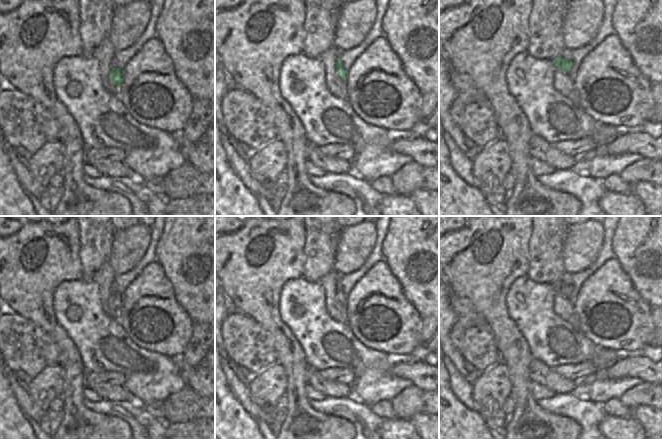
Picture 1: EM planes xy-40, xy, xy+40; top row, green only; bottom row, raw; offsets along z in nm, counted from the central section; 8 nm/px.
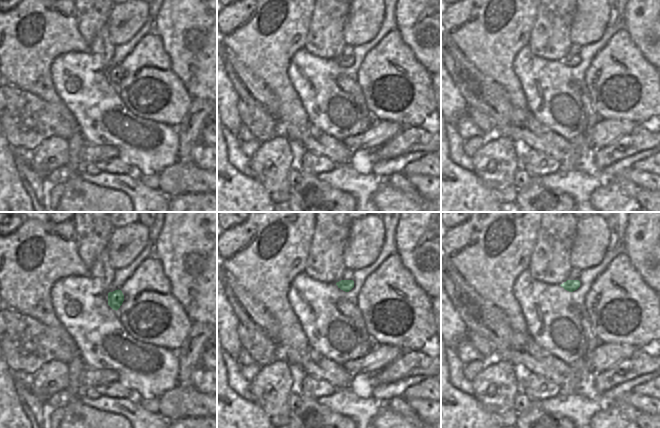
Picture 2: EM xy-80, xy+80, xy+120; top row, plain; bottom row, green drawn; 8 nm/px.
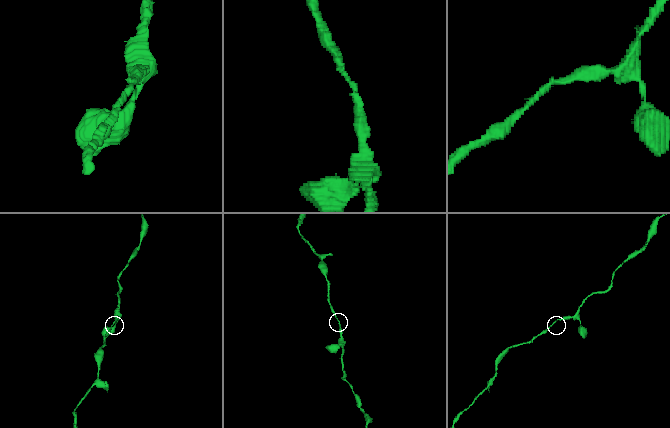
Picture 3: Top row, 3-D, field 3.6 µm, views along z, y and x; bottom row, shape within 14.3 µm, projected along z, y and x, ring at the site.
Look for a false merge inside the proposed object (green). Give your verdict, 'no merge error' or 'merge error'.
no merge error

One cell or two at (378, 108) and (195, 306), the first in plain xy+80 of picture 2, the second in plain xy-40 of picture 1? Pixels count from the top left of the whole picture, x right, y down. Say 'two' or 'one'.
two

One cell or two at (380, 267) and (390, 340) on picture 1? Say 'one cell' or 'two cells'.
one cell

